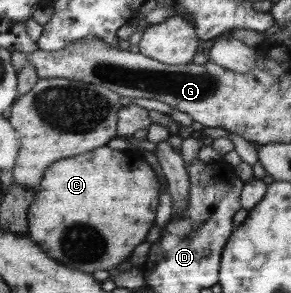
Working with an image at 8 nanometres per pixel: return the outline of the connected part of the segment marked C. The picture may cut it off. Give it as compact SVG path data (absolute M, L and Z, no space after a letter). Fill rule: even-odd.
M106 145L74 156L72 160L60 160L48 168L48 176L44 176L44 184L40 184L40 190L28 208L30 238L45 253L69 268L90 275L96 271L109 272L126 260L132 260L140 244L148 244L152 228L160 224L160 204L164 204L164 189L167 188L168 181L160 176L160 168L144 156L144 150L118 151Z

